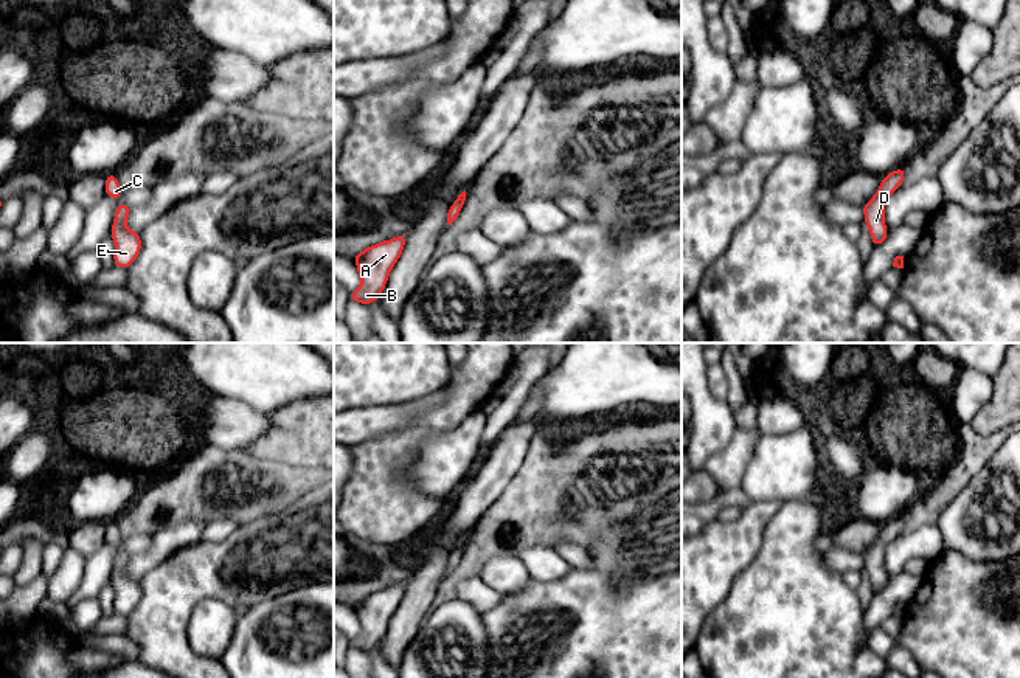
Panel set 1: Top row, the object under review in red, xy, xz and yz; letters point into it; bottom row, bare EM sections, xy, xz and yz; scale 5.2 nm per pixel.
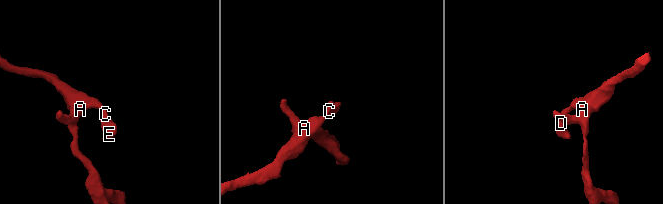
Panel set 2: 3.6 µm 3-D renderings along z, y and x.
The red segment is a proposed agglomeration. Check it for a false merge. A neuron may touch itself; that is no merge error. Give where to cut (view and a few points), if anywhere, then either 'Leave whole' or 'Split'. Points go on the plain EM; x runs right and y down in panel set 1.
No split. Leave whole

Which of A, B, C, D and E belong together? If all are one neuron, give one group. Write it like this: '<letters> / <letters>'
A B C D E

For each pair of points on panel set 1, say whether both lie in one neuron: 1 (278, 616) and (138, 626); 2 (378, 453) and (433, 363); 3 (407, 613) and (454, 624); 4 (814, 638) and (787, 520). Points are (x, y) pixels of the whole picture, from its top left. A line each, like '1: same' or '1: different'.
1: different
2: different
3: different
4: same

